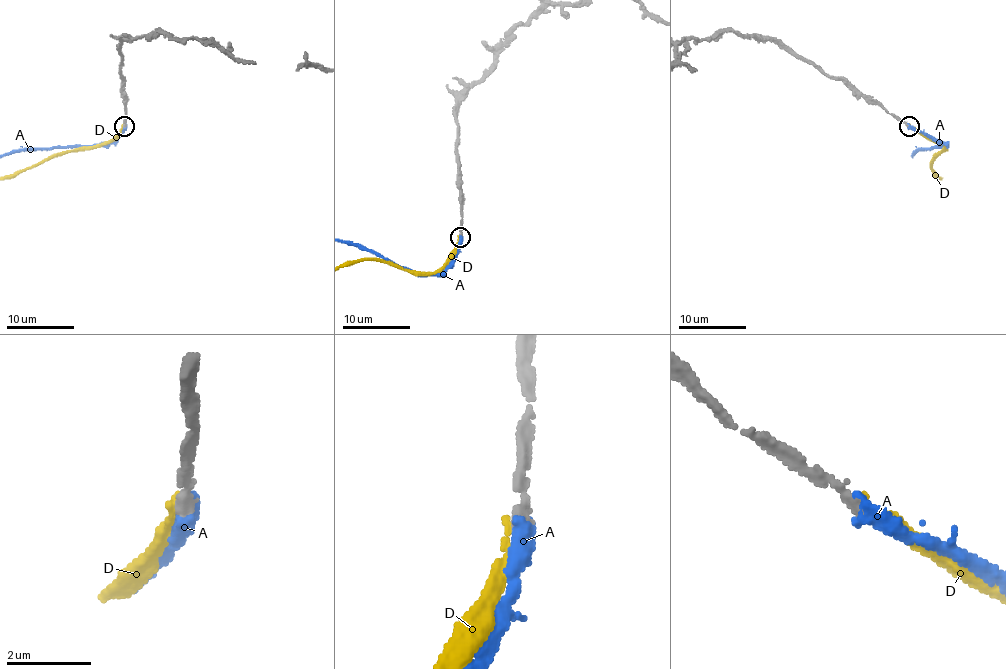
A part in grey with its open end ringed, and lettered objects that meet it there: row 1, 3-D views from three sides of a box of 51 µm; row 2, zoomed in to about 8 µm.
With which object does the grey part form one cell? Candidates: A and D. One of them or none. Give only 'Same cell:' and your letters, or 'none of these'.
Same cell: A

